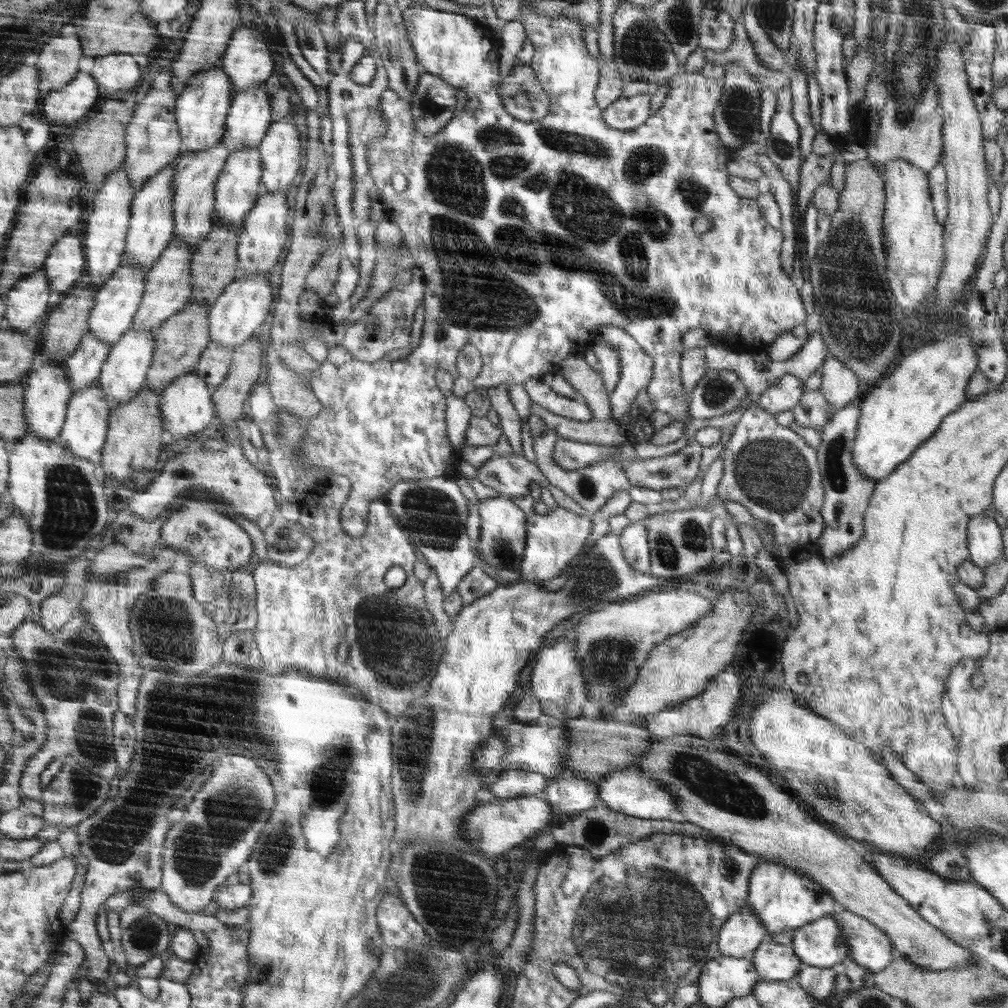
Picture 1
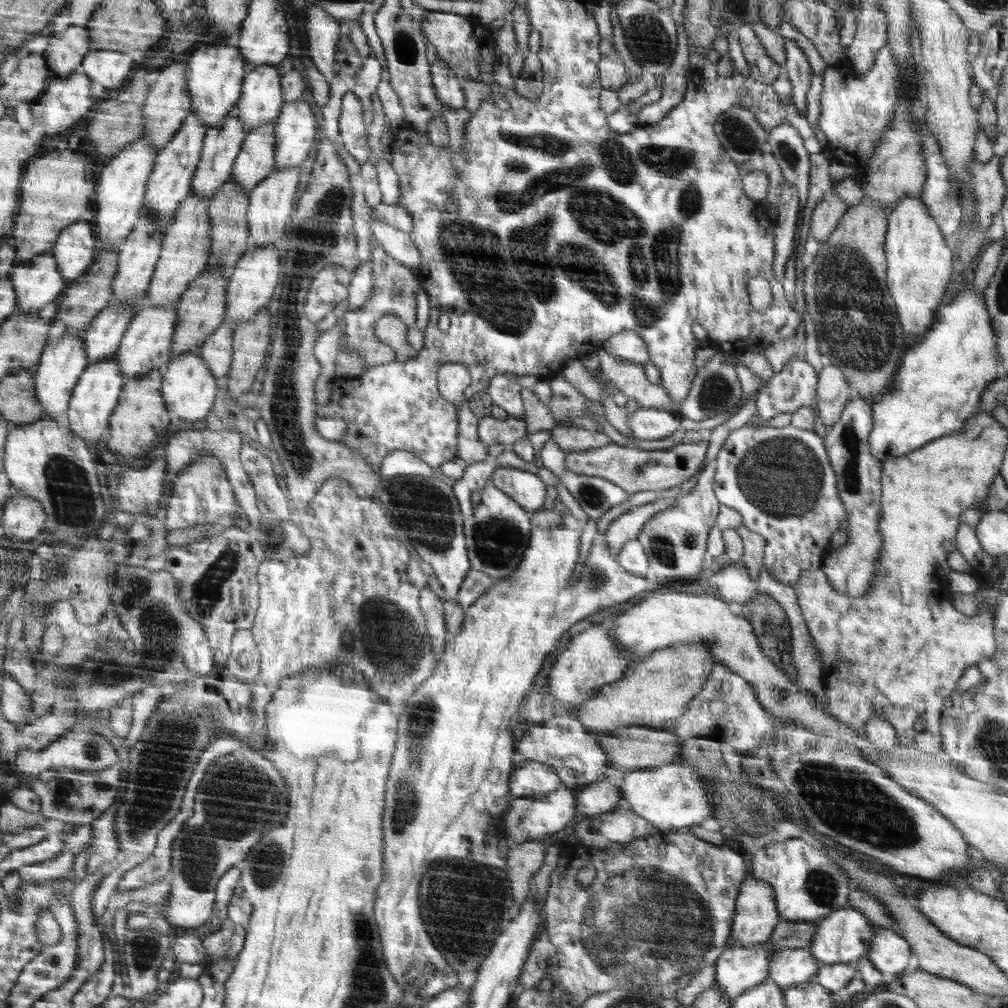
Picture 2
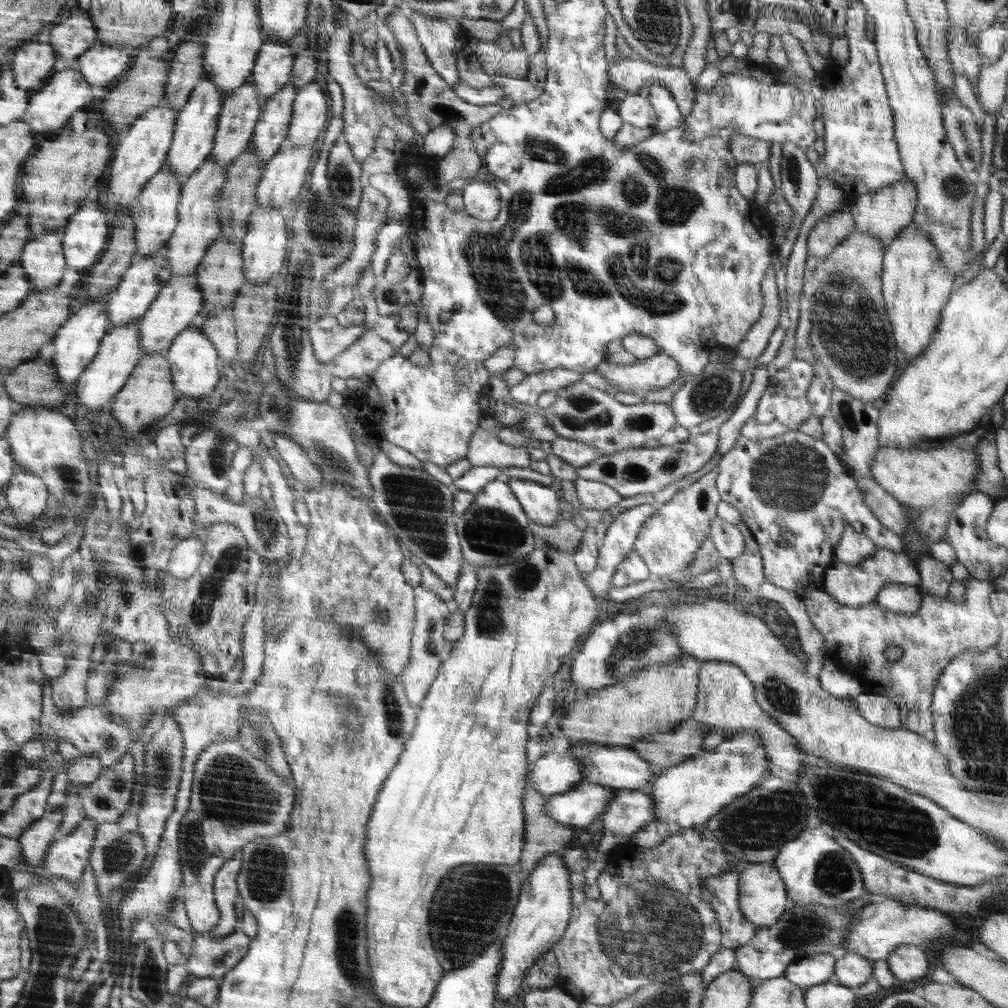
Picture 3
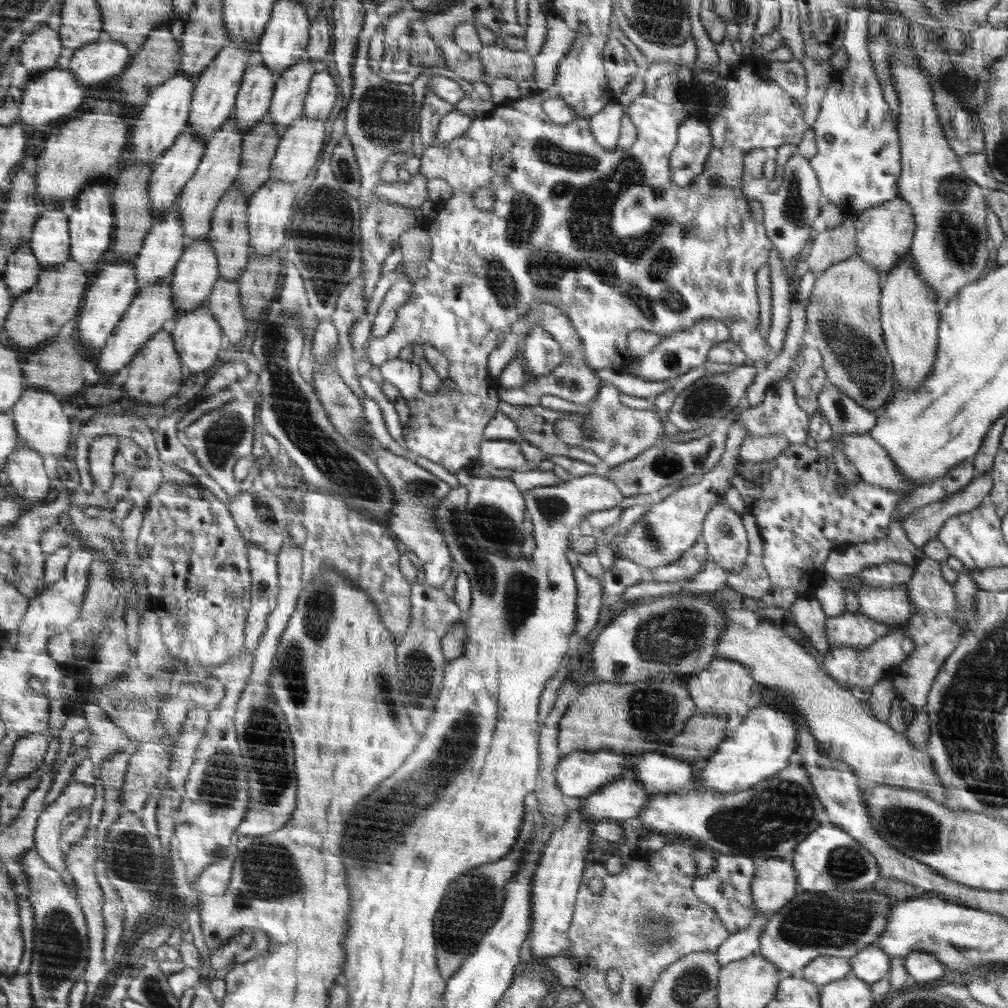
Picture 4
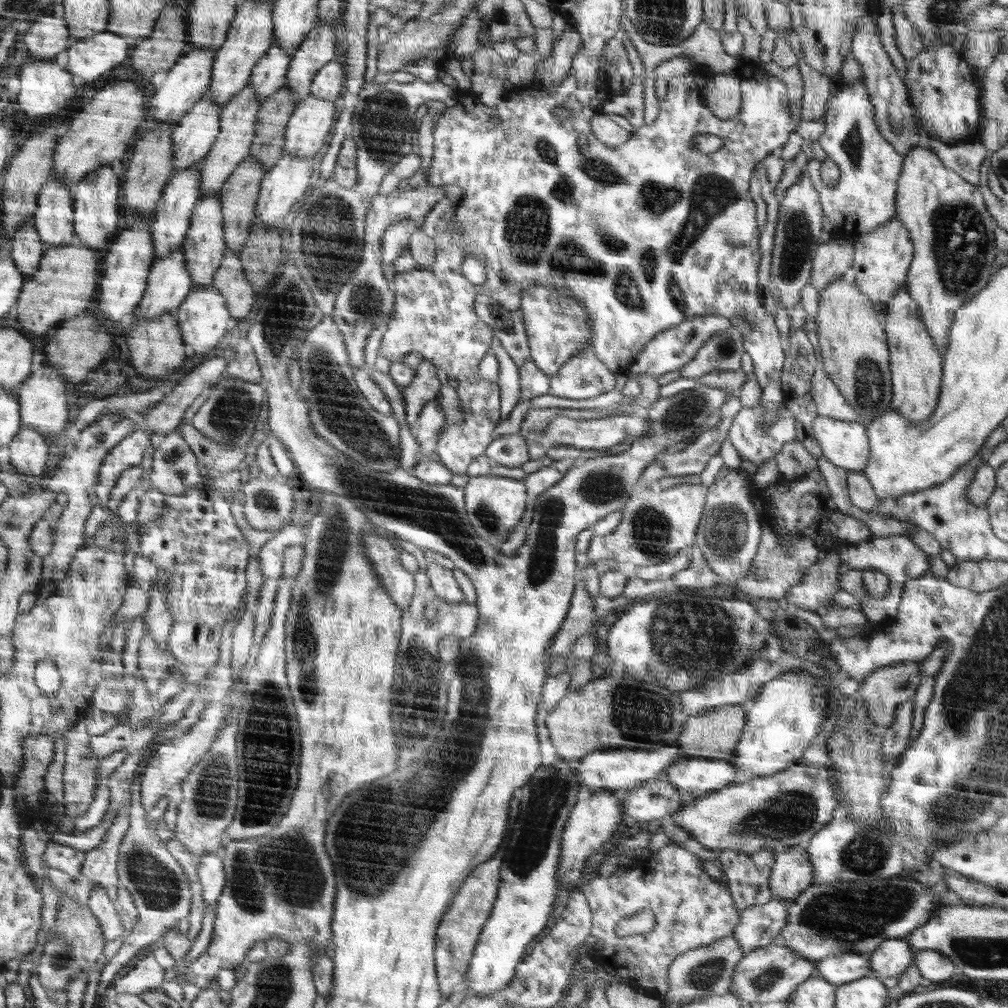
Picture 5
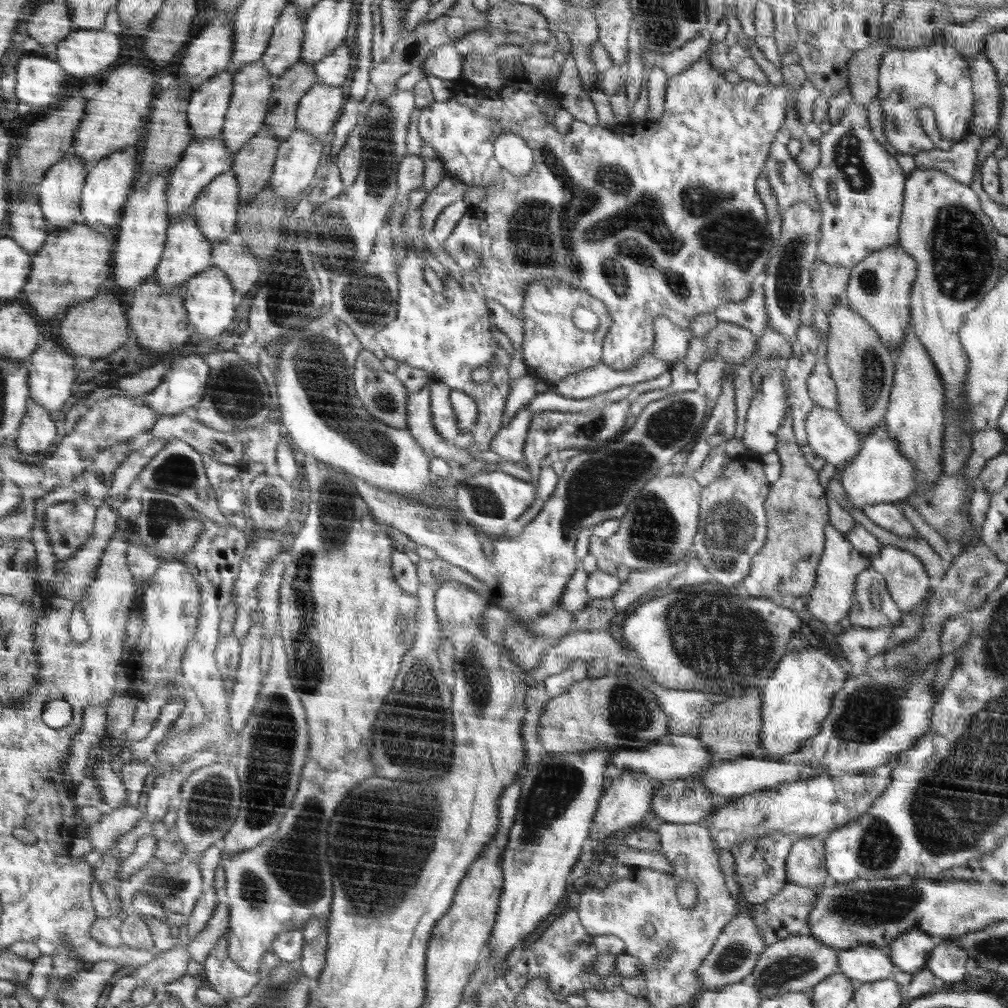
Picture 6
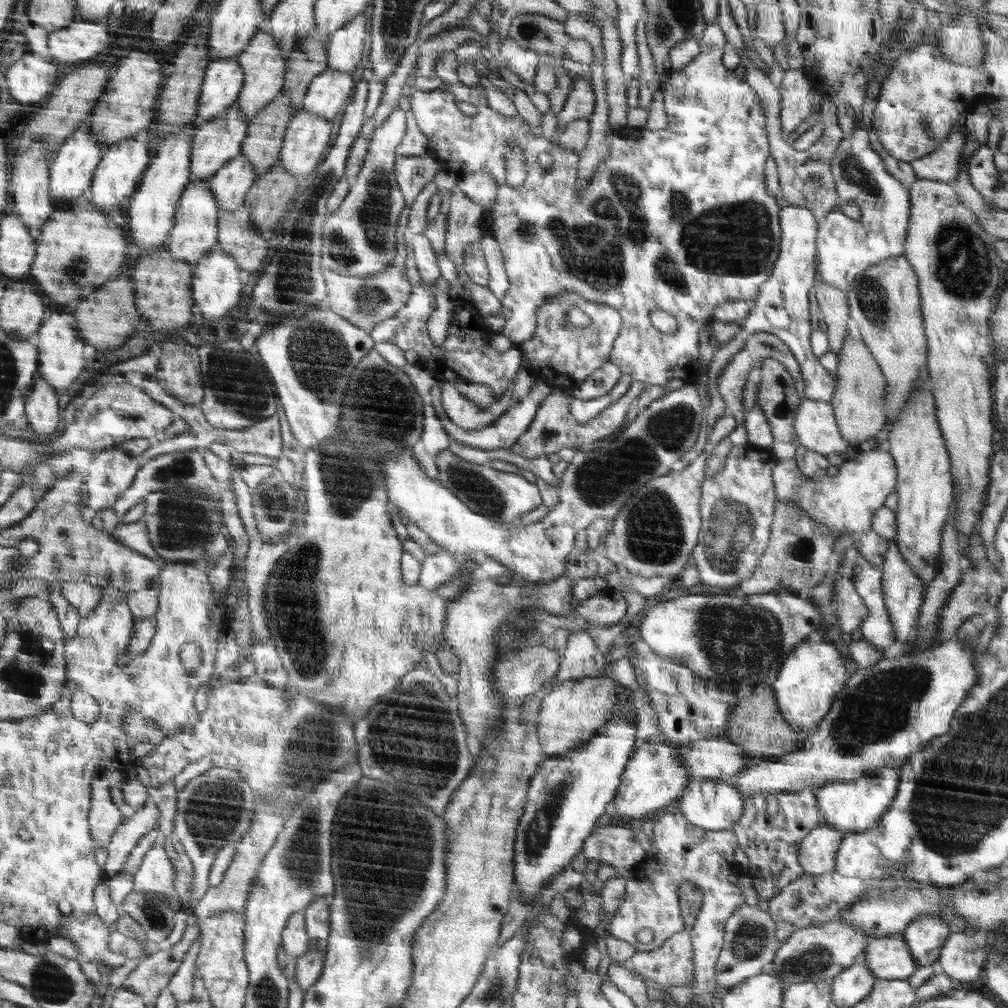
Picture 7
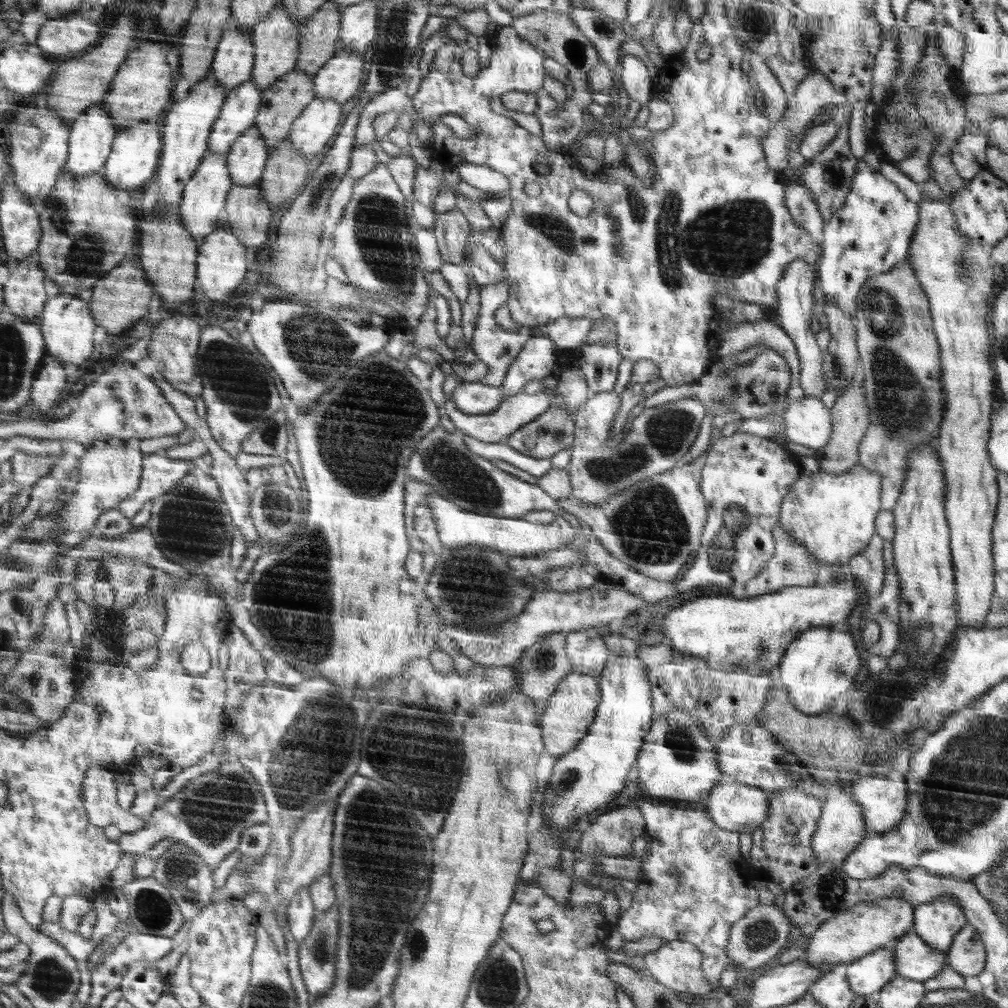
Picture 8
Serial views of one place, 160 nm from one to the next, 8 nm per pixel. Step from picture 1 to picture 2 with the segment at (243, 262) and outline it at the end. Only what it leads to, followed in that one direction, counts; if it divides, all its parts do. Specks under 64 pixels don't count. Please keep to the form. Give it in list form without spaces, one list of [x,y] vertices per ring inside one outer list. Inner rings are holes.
[[[298,167],[280,168],[274,169],[263,182],[253,189],[250,194],[250,206],[247,208],[251,245],[276,243],[284,236],[284,224],[294,210],[298,182],[300,182]]]

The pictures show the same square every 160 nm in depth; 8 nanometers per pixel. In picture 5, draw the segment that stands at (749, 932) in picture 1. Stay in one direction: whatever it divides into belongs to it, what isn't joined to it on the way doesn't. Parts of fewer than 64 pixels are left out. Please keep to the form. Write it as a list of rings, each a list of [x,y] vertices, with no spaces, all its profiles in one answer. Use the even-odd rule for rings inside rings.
[[[790,847],[782,854],[776,854],[769,877],[768,887],[774,897],[790,902],[797,900],[813,885],[815,878],[809,850]]]

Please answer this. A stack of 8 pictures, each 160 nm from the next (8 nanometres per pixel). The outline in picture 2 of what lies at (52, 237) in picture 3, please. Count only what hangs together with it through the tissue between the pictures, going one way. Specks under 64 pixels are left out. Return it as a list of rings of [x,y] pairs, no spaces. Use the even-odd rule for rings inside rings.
[[[54,254],[38,256],[32,264],[20,263],[14,270],[19,306],[16,312],[40,312],[48,304],[57,301],[68,288],[67,279],[58,266]]]

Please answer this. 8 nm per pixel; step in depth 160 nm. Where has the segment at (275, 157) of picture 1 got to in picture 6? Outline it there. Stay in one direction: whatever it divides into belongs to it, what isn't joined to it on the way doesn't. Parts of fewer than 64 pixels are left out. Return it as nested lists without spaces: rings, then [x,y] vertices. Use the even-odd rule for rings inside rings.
[[[348,45],[337,48],[315,64],[316,83],[326,86],[342,86],[352,68],[353,59]]]

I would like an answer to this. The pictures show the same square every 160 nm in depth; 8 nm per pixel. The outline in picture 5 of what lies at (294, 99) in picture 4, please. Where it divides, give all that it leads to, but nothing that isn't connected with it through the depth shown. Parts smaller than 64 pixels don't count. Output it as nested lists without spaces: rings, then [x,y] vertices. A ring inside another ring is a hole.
[[[317,24],[307,39],[292,54],[287,72],[287,88],[296,106],[310,95],[311,84],[319,70],[334,59],[336,37],[333,24]]]

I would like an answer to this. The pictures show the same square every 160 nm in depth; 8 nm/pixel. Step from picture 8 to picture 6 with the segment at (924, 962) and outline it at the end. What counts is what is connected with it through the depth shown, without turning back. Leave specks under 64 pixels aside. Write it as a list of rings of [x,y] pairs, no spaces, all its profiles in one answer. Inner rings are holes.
[[[870,945],[840,951],[837,972],[845,974],[858,985],[891,978],[894,965],[890,961],[890,949]]]

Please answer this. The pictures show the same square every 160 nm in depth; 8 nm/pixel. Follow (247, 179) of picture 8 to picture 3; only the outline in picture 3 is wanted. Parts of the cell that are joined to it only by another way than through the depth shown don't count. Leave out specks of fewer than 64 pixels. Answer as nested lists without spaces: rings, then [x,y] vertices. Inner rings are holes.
[[[195,272],[188,276],[171,276],[165,283],[163,290],[156,297],[156,302],[150,309],[150,312],[143,316],[141,324],[142,349],[146,355],[165,354],[172,345],[172,340],[176,340],[180,332],[184,331],[192,324],[193,319],[199,314],[203,306],[203,292],[199,289],[199,283]]]

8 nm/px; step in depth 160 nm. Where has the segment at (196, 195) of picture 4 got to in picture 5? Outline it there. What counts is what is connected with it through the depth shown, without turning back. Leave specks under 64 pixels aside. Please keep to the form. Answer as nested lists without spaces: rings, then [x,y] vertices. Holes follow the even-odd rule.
[[[249,84],[243,88],[235,98],[229,100],[227,106],[221,110],[219,136],[214,142],[214,146],[208,151],[205,160],[202,163],[202,188],[200,189],[201,198],[209,194],[217,194],[223,184],[227,182],[232,174],[237,170],[242,161],[250,155],[251,144],[254,142],[255,132],[258,130],[256,119],[258,119],[261,101],[255,88]]]

